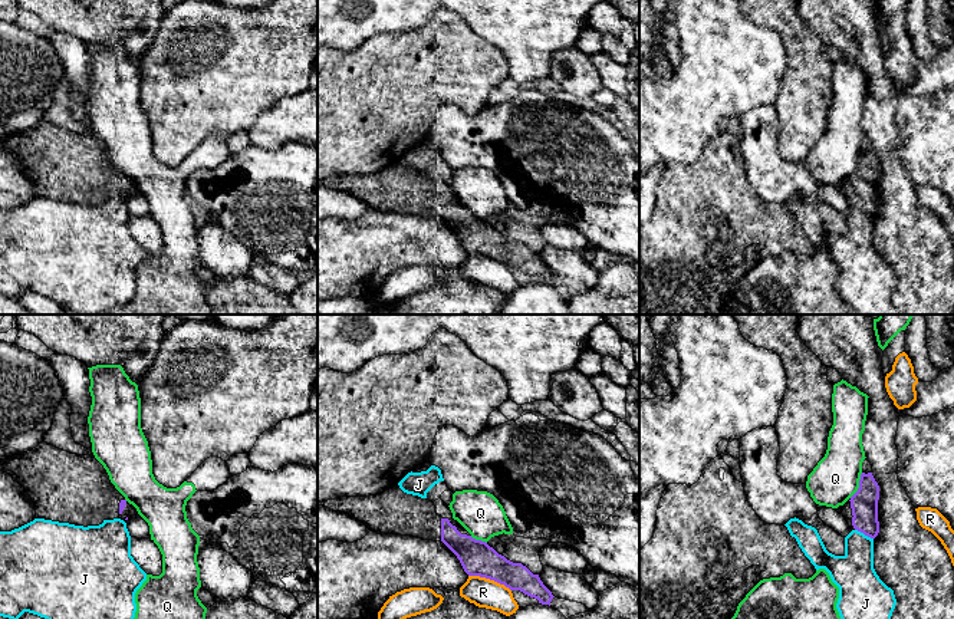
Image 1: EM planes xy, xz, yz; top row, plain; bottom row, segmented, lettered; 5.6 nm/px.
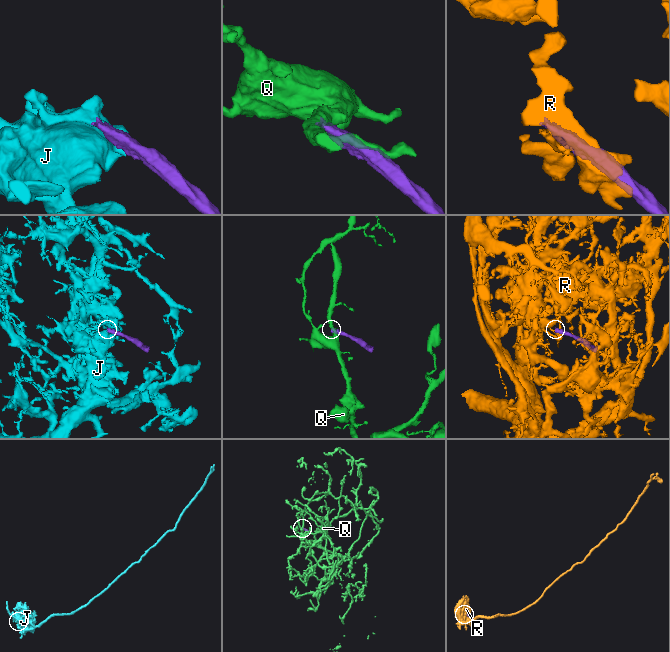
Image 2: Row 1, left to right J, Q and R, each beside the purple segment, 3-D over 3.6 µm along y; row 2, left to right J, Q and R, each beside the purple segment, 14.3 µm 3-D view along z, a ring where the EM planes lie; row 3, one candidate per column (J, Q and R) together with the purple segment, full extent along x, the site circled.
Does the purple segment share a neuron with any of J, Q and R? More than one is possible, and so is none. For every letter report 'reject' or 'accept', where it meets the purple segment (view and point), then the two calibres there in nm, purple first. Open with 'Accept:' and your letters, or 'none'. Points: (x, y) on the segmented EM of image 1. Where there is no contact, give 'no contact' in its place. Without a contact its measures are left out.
Accept: none
J: reject | yz (864, 533) | 160/240 nm
Q: reject | yz (859, 486) | 160/260 nm
R: reject | xz (490, 579) | 190/160 nm

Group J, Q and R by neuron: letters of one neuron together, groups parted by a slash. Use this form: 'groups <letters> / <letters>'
groups J / Q / R

